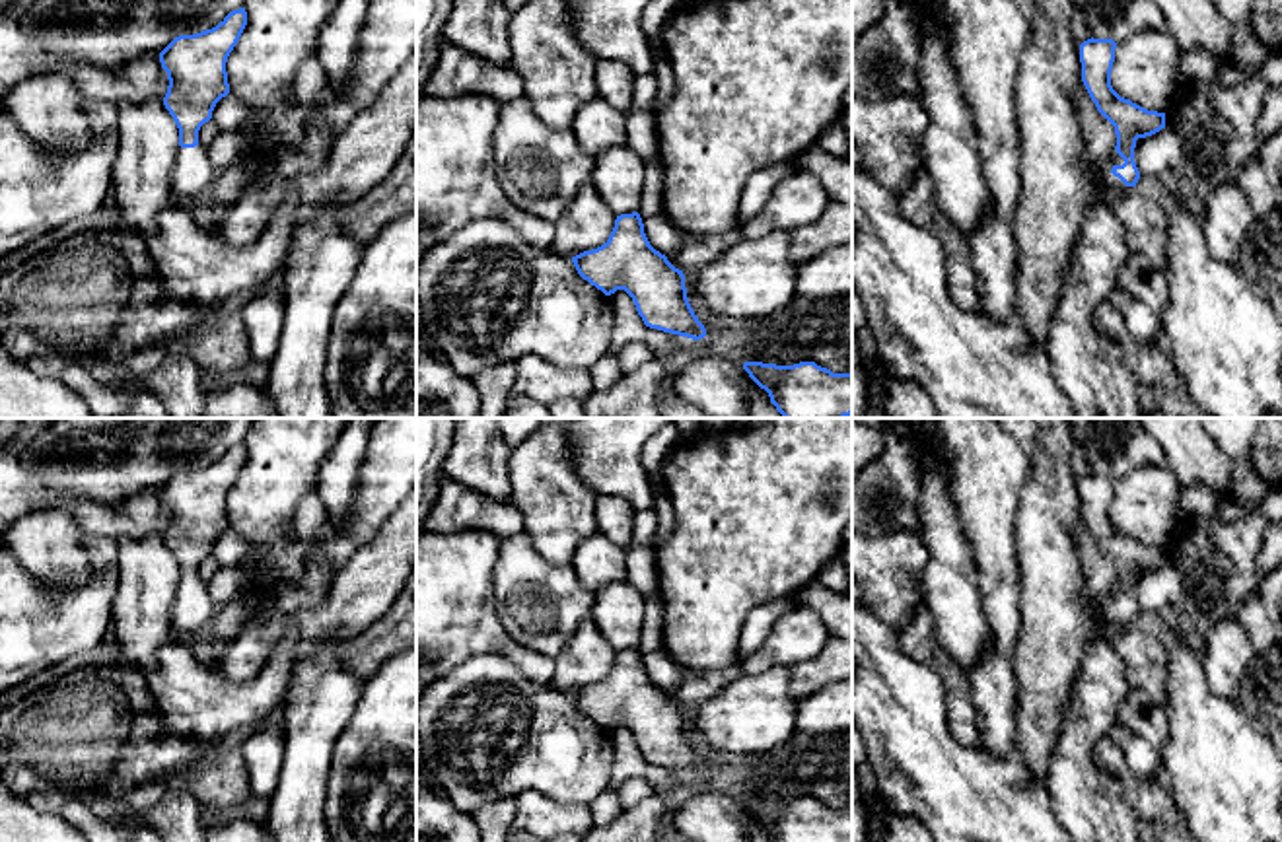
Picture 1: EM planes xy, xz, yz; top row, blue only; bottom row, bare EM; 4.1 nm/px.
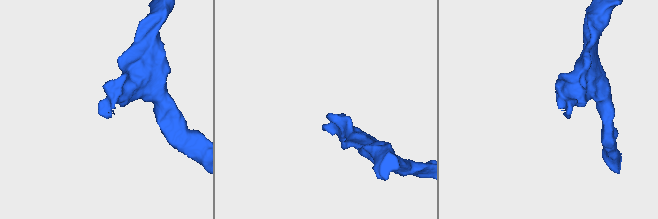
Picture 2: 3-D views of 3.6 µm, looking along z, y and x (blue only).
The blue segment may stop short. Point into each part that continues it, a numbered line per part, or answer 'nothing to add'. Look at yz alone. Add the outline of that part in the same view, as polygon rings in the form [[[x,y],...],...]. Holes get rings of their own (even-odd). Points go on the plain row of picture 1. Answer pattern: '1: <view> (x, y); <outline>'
1: yz (1109, 619); [[[1115,585],[1111,595],[1101,601],[1101,624],[1103,626],[1107,626],[1107,628],[1121,628],[1121,626],[1128,624],[1119,613],[1115,613],[1111,609],[1111,605],[1115,601],[1122,601],[1122,599],[1124,599],[1124,595]]]

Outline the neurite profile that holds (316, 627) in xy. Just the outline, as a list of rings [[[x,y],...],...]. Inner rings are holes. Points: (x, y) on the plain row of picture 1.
[[[416,488],[389,515],[381,529],[335,572],[329,597],[315,609],[300,611],[300,628],[296,642],[296,665],[315,644],[333,634],[356,638],[372,626],[397,599],[416,566]]]

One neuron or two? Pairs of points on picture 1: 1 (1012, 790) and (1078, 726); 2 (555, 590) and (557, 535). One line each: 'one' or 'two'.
1: two
2: two

